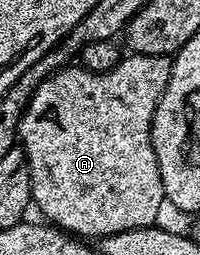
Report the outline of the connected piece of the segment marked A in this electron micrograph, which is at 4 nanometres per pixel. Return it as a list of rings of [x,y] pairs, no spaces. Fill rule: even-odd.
[[[126,54],[119,64],[107,72],[89,72],[87,68],[81,66],[67,66],[59,68],[53,72],[32,94],[28,106],[22,115],[22,121],[18,127],[18,140],[20,146],[26,151],[28,166],[30,167],[30,181],[32,190],[30,191],[33,203],[38,204],[38,208],[43,212],[45,219],[51,225],[57,226],[63,232],[69,232],[79,238],[101,238],[120,234],[124,230],[136,230],[137,228],[152,228],[159,223],[158,215],[164,209],[164,186],[160,182],[160,166],[156,162],[156,150],[152,146],[152,118],[164,90],[168,86],[170,77],[171,57],[153,56],[152,54]]]

